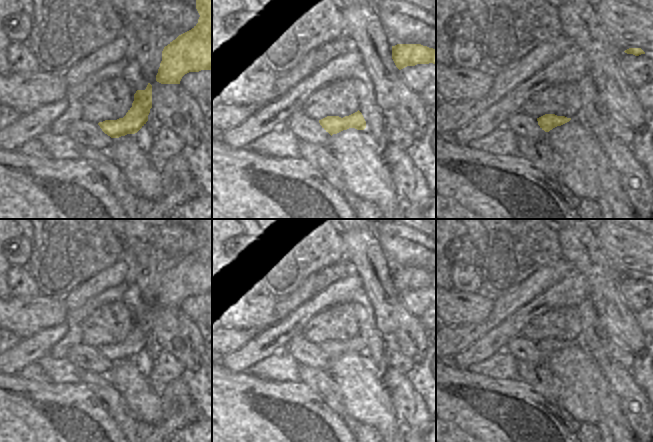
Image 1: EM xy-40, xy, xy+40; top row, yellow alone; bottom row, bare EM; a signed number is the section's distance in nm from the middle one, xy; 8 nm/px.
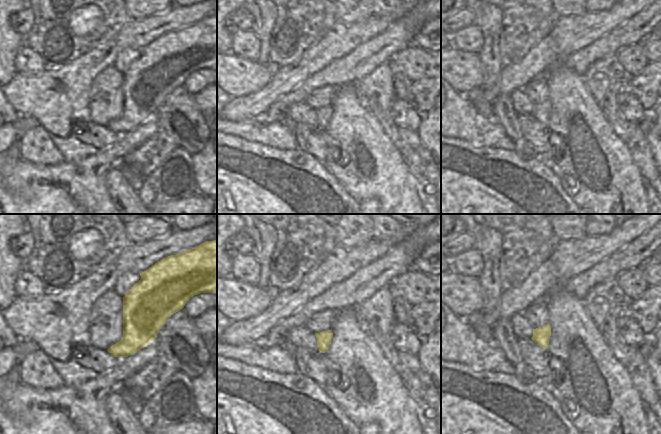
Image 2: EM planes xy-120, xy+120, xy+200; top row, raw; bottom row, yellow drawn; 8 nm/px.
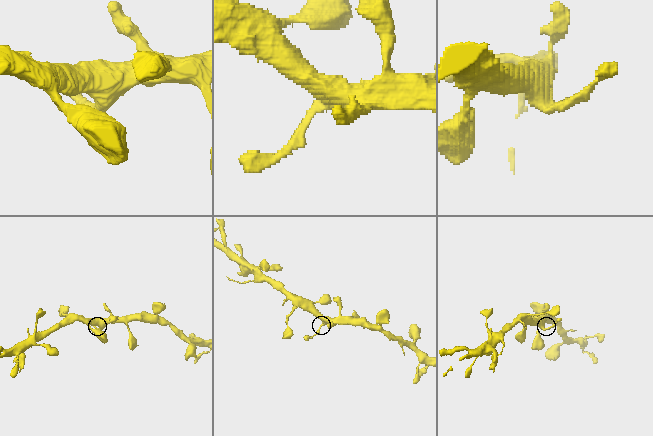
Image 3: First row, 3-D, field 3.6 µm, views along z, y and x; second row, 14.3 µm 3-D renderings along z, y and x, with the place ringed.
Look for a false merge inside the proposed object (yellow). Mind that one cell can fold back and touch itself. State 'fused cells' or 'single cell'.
single cell

